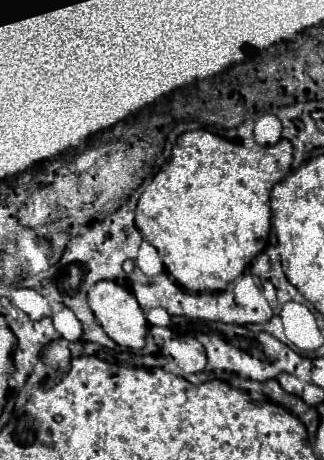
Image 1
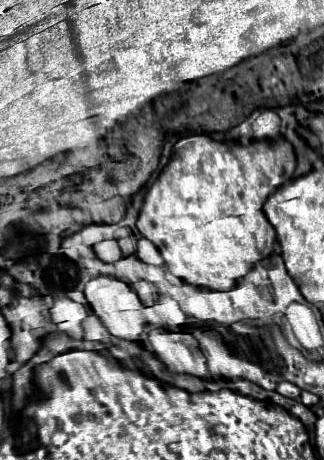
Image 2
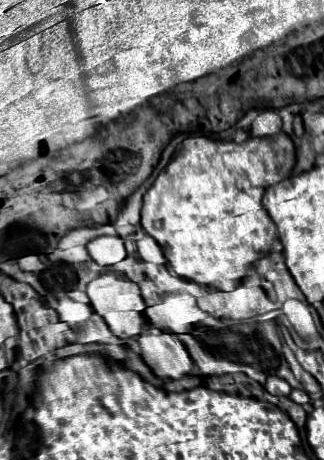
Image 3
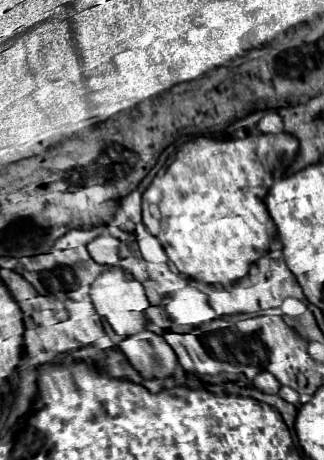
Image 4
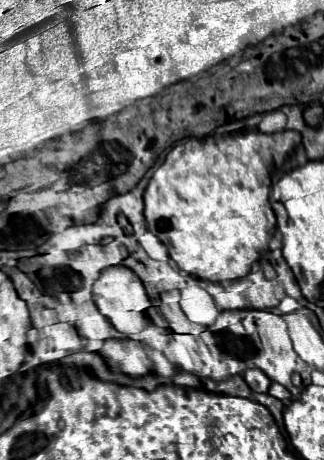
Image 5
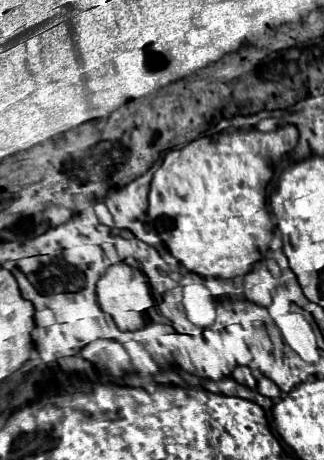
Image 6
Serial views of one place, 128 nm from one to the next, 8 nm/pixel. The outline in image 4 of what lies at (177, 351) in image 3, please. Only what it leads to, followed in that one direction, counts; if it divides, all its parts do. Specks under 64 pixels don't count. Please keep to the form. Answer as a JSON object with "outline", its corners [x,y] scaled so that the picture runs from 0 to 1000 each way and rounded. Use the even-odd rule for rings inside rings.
{"outline":[[[426,722],[395,730],[364,757],[389,770],[401,791],[438,813],[438,822],[519,822],[549,796],[549,774],[512,739],[475,722]]]}

